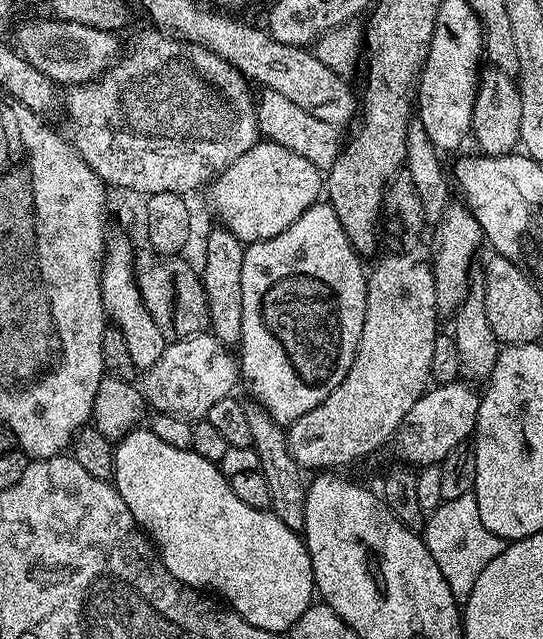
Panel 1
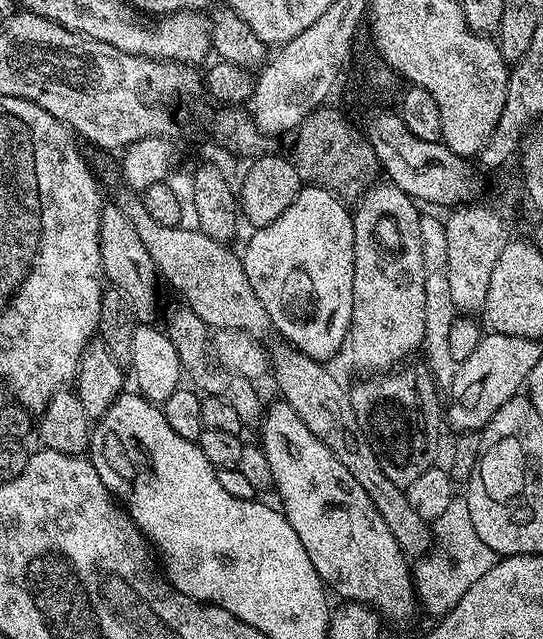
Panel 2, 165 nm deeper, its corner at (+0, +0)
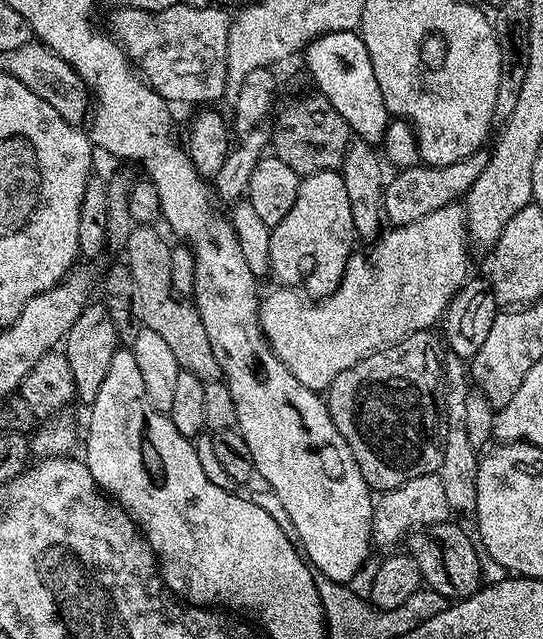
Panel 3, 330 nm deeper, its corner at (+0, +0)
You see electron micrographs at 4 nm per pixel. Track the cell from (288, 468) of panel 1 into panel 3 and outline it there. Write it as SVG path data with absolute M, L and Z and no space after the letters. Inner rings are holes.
M152 226L133 227L122 250L130 274L134 274L134 314L143 327L154 330L166 341L166 346L170 346L170 351L173 352L174 358L178 358L183 371L194 374L205 382L219 380L222 376L220 362L210 344L210 334L206 332L206 326L203 325L195 303L181 298L173 291L172 248L156 230Z

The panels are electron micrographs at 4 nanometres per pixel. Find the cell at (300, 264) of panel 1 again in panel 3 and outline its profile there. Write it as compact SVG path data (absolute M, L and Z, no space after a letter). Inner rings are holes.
M325 170L313 172L301 179L298 198L294 198L294 206L290 206L290 214L282 218L282 222L271 225L269 266L271 275L277 276L280 282L296 282L304 280L303 291L312 298L323 298L339 286L348 265L348 257L353 255L354 218L350 214L350 198L346 198L346 186L339 171Z

